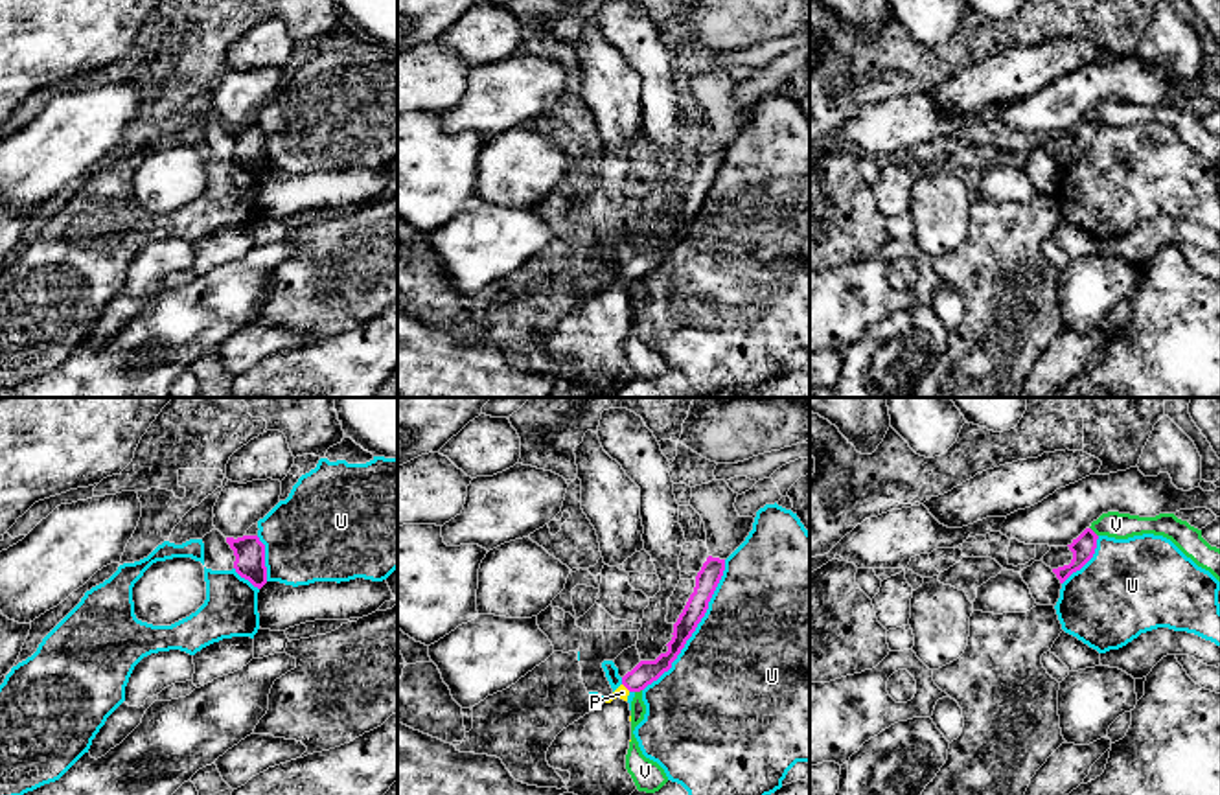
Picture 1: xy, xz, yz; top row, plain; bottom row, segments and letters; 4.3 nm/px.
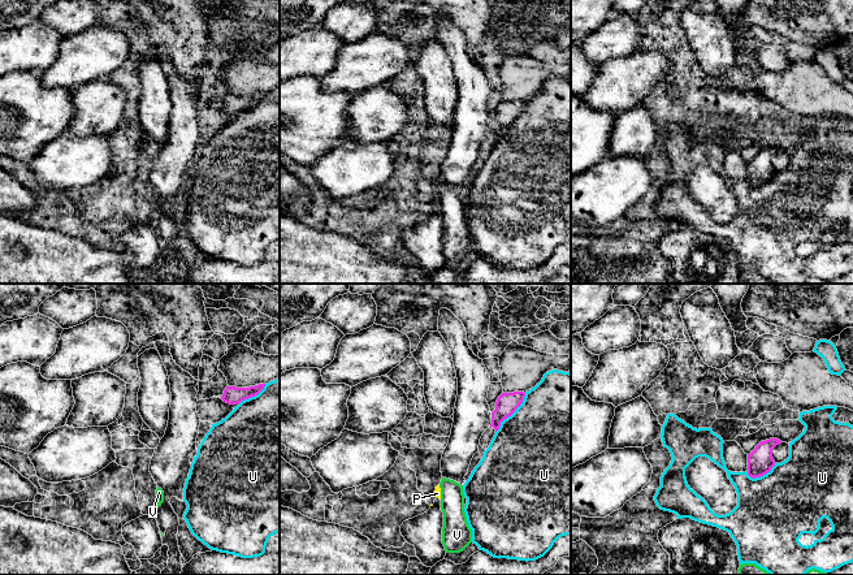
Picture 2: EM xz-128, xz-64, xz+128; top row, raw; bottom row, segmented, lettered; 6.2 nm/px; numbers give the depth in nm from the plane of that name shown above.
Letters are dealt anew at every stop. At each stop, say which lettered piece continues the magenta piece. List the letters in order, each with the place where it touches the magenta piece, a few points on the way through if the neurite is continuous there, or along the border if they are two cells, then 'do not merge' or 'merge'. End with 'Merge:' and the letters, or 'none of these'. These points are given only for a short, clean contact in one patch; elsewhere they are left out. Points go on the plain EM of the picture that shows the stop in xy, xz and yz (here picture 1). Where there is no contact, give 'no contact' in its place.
P: meets magenta in xz at (626, 275); runs through xz (644, 260), (626, 275), (622, 280); merge
U: meets magenta in xz at (696, 214); do not merge
V: meets magenta in yz at (1093, 120); border along yz (1090, 115), (1097, 124); do not merge
Merge: P

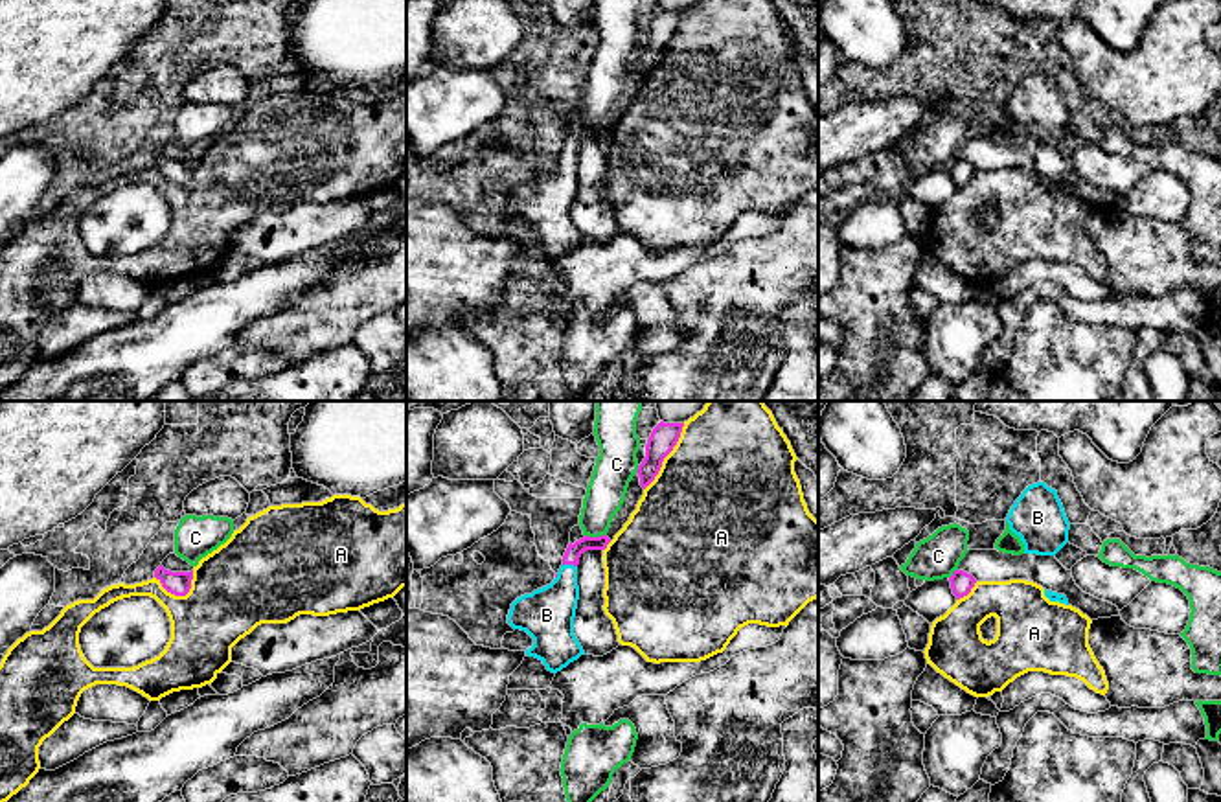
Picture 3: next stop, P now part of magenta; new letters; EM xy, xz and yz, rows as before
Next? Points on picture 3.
A: meets magenta in xz at (666, 43); do not merge
B: meets magenta in xz at (570, 151); runs through xz (572, 142), (570, 151), (563, 181), (547, 203); merge
C: meets magenta in xz at (596, 126); do not merge
Merge: B

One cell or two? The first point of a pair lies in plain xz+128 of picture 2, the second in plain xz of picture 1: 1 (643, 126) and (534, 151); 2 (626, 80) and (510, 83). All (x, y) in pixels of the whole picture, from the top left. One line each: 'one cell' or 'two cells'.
1: one cell
2: one cell

